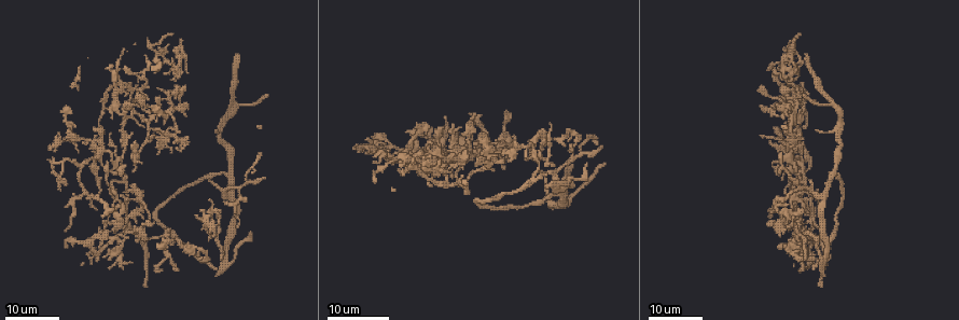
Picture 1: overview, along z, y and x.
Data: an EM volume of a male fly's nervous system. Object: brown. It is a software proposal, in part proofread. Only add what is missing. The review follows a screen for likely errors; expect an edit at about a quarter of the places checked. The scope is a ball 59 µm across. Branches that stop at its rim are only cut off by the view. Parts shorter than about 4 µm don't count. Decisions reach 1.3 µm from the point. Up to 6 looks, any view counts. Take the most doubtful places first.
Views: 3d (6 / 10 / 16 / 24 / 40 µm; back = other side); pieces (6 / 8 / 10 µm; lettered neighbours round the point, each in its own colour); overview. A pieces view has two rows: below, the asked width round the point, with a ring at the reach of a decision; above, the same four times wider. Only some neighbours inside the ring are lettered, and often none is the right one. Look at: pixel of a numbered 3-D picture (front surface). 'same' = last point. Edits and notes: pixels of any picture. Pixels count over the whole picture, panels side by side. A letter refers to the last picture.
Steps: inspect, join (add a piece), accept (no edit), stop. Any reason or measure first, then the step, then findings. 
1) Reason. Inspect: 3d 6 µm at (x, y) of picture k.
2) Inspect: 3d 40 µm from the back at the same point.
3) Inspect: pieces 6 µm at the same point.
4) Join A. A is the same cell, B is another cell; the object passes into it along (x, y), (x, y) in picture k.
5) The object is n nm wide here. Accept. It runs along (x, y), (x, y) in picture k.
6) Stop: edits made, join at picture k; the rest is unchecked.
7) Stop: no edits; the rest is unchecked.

Thin end. Inspect: 3d 24 µm at (170, 231) of picture 1.

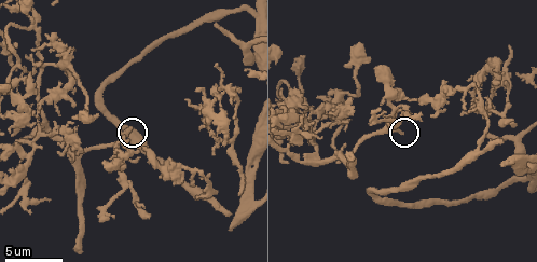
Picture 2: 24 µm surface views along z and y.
What lies round it. Inspect: pieces 10 µm at (401, 132) of picture 2.

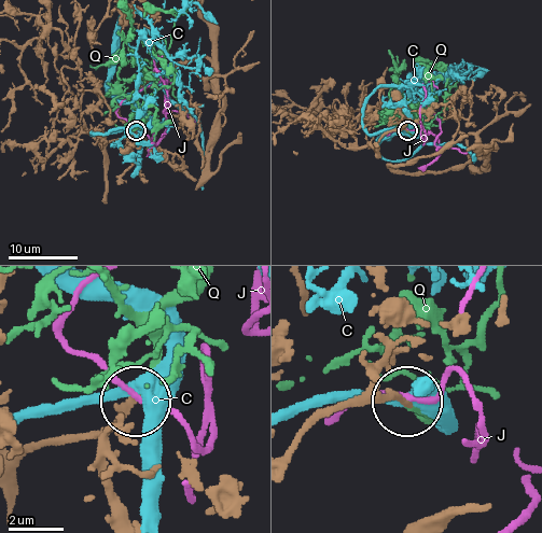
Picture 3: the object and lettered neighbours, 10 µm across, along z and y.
The object is 200 nm wide here. Join Q. Q is the same cell, C and J are other cells; it goes on there.

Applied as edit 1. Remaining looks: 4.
Inspect: overview.

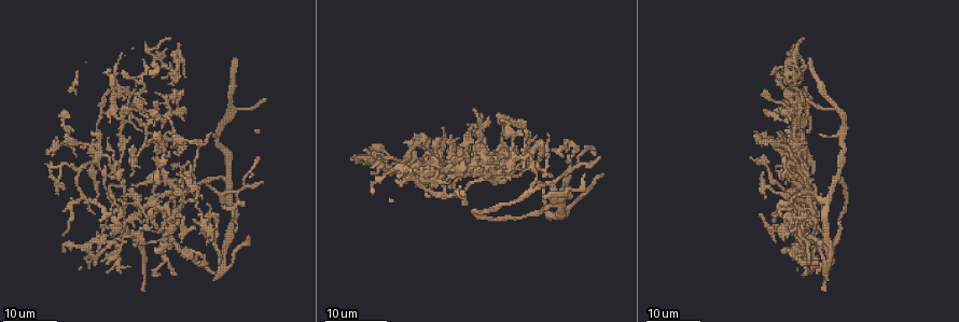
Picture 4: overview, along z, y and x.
Free end. Inspect: 3d 16 µm at (822, 134) of picture 4.

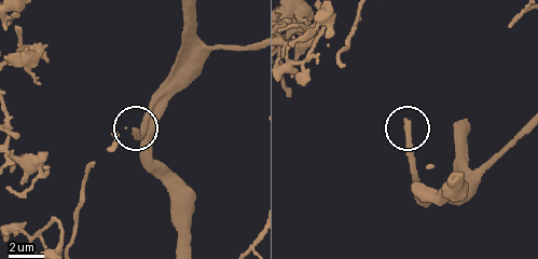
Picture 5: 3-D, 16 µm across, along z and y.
Inspect: 3d 10 µm at (137, 130) of picture 5.

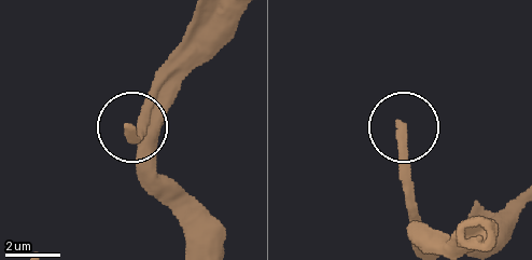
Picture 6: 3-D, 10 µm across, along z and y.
What lies round it. Inspect: pieces 8 µm at (400, 124) of picture 6.

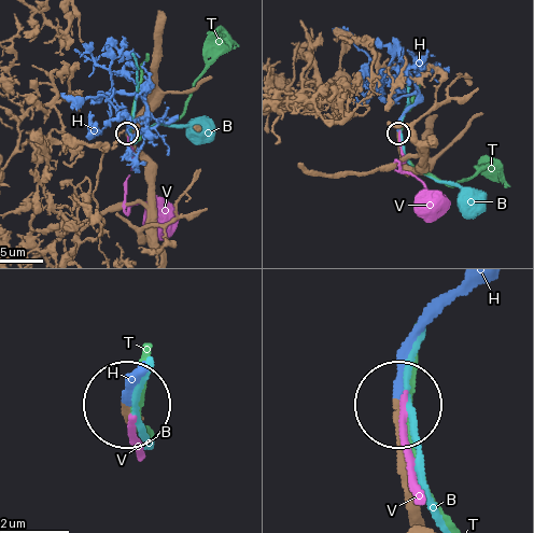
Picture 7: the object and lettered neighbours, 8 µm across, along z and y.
Join H. H is the same cell, B, T and V are other cells; it goes on there.

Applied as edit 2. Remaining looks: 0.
Stop: edits made, join at picture 3, join at picture 7; the rest is unchecked.

